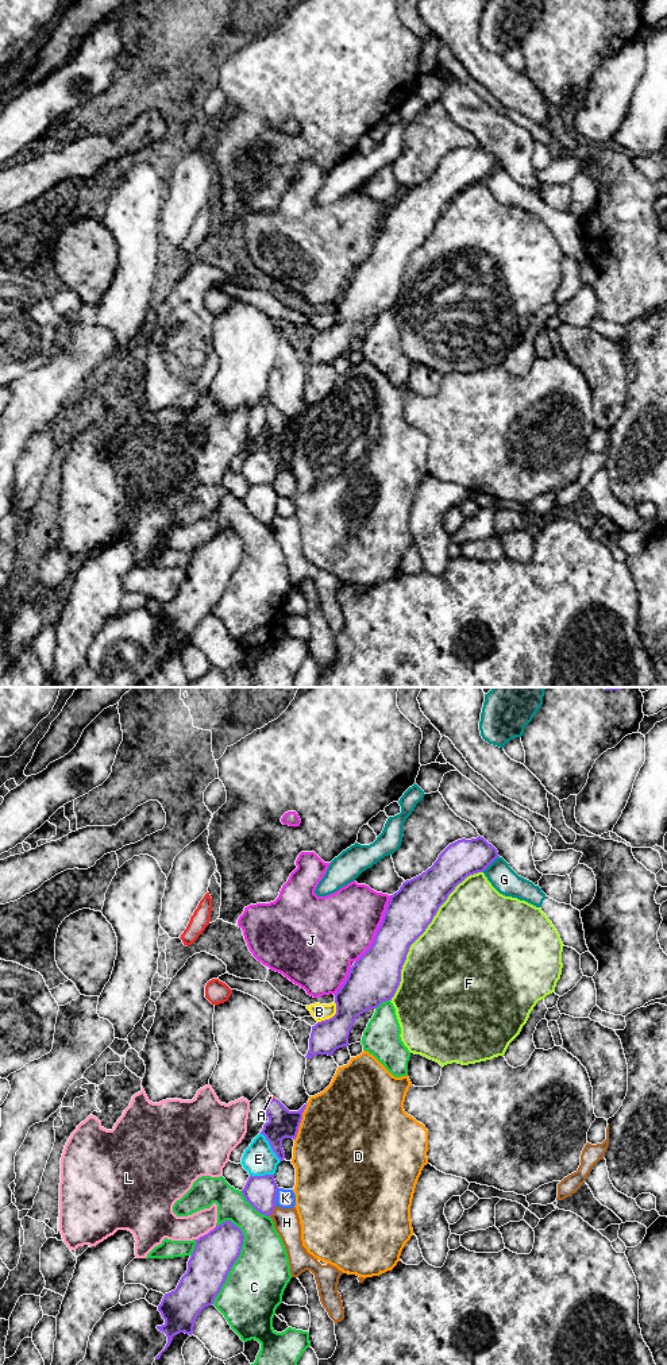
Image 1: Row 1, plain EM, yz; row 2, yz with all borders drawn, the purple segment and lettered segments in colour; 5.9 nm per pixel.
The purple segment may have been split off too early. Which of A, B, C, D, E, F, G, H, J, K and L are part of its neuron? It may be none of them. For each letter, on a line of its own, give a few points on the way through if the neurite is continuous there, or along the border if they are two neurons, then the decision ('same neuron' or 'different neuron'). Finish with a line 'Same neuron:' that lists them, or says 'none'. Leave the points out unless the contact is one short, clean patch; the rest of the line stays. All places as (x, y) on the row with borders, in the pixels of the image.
A: across yz (282, 1123), (272, 1099), (270, 1096) | same neuron
B: along yz (335, 1002), (335, 1013), (317, 1022) | different neuron
C: different neuron
D: different neuron
E: different neuron
F: different neuron
G: different neuron
H: along yz (276, 1206), (269, 1215) | different neuron
J: different neuron
K: different neuron
L: different neuron
Same neuron: A

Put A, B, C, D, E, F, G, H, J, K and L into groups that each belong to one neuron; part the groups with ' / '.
A / B / C / D / E / F / G / H / J / K / L

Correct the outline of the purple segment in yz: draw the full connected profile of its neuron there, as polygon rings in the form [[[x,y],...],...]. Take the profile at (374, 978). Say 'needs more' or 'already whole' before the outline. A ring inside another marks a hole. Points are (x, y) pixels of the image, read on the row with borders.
already whole; [[[483,837],[462,838],[450,844],[425,872],[402,883],[389,899],[371,946],[354,963],[347,979],[335,994],[336,1014],[312,1026],[306,1059],[317,1054],[332,1056],[336,1049],[348,1046],[355,1019],[394,996],[410,945],[425,932],[448,895],[467,876],[483,872],[497,857],[497,849]]]

